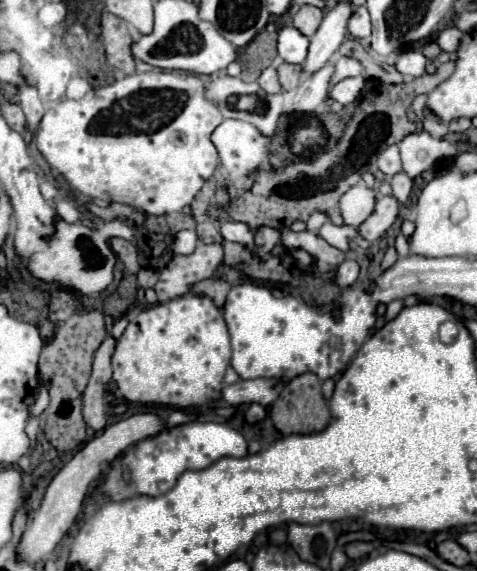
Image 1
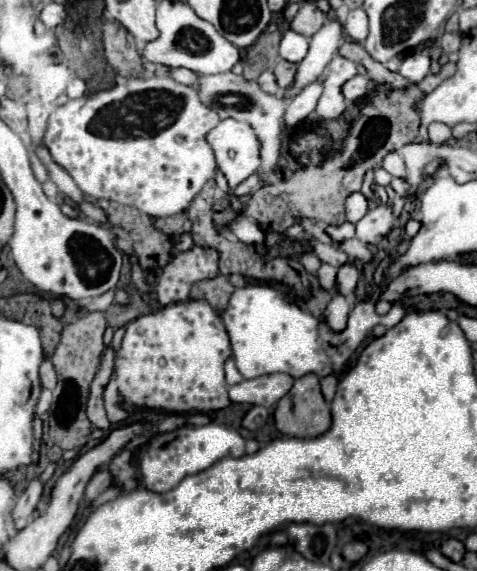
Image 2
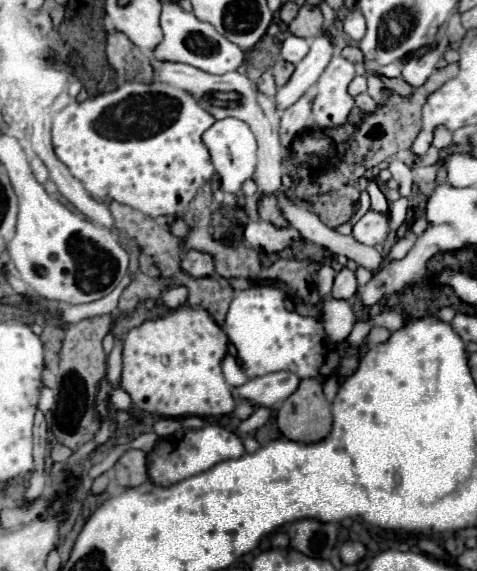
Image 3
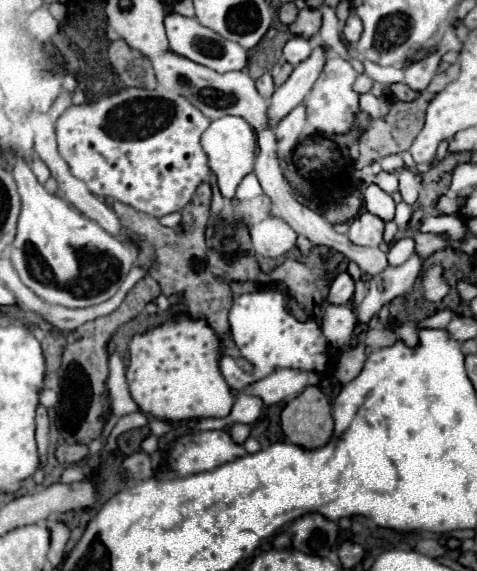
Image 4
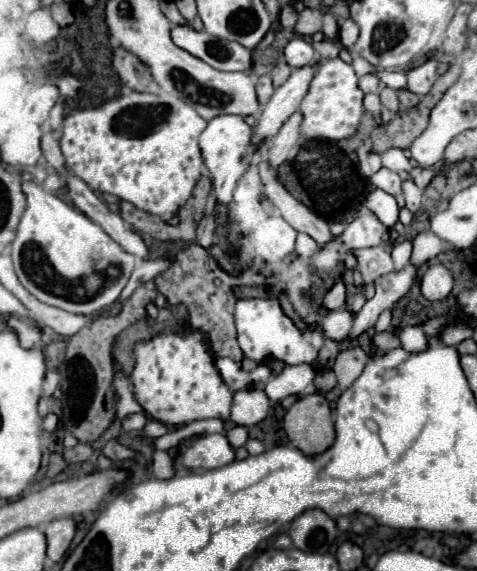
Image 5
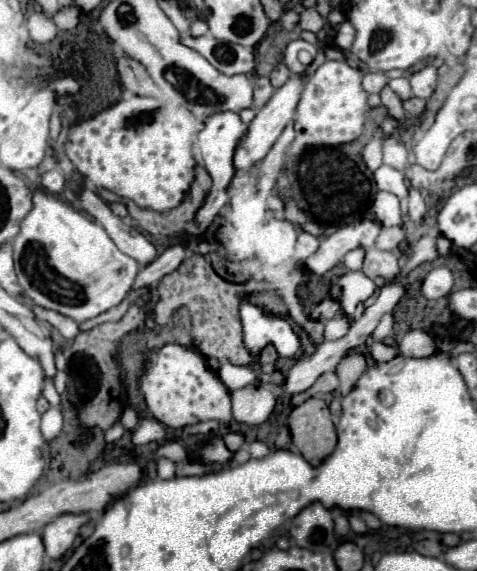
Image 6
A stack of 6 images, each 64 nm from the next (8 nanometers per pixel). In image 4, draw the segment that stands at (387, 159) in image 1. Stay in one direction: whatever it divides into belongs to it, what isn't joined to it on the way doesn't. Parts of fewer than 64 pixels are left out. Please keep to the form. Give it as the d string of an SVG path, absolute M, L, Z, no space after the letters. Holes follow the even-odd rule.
M400 168L398 170L398 178L400 178L400 194L402 194L404 202L412 206L418 200L418 182L416 182L416 176L410 170Z

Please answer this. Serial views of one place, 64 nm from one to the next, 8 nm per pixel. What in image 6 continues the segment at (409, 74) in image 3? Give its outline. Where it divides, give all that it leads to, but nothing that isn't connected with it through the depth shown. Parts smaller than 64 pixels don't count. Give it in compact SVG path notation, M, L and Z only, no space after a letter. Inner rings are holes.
M430 64L426 68L422 68L420 72L416 72L412 78L410 78L410 84L412 84L412 94L416 98L422 98L422 100L428 100L432 94L434 94L434 88L436 88L436 68Z

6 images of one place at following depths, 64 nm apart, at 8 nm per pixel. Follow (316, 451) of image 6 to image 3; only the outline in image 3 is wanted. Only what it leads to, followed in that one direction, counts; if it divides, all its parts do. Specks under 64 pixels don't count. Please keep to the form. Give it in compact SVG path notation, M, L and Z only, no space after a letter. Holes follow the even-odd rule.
M302 380L298 392L284 400L278 410L278 428L288 440L302 444L320 442L330 434L330 402L318 380Z

